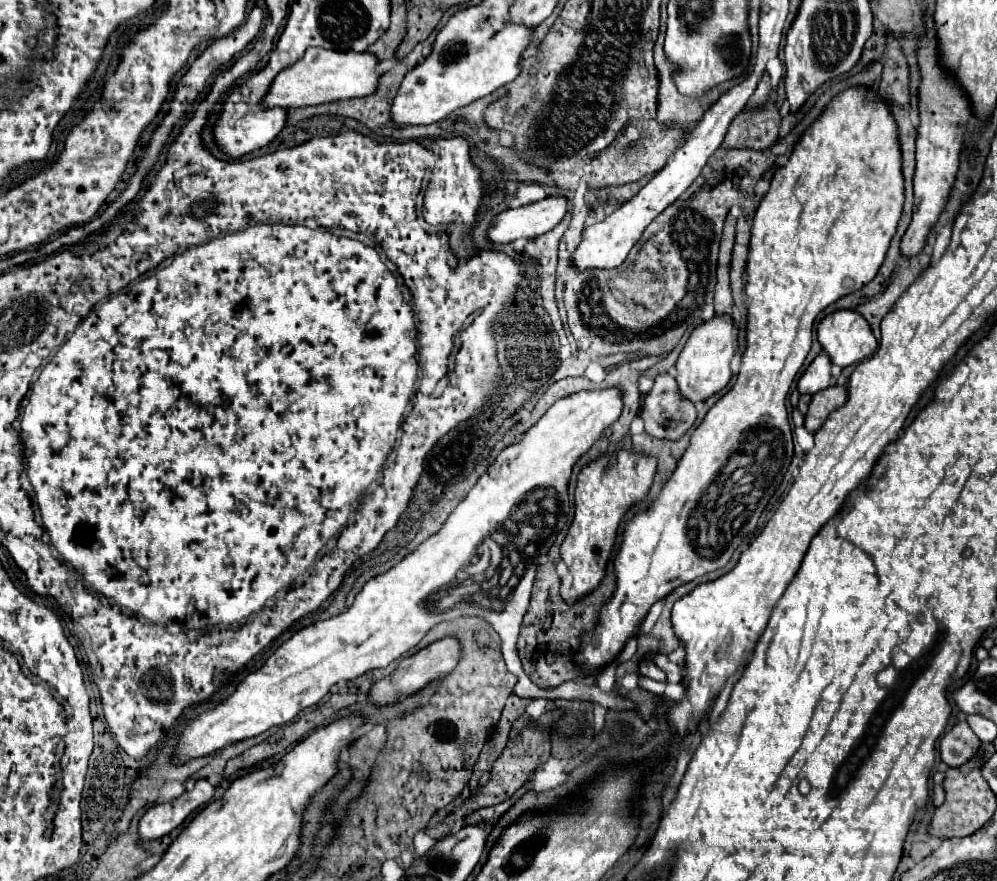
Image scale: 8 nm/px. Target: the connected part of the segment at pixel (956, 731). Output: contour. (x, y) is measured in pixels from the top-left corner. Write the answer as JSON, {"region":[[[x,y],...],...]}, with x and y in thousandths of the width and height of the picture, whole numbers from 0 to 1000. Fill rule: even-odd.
{"region":[[[961,820],[959,824],[955,824],[943,840],[943,860],[959,872],[963,867],[967,867],[969,863],[973,863],[979,854],[981,854],[983,840],[979,838],[979,833],[975,831],[975,826],[971,824],[971,820]]]}

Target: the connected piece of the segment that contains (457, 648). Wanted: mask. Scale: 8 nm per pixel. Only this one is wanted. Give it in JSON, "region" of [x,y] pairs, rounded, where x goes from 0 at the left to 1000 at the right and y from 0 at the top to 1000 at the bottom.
{"region":[[[457,722],[441,724],[441,726],[437,726],[437,729],[429,731],[429,733],[425,733],[423,738],[419,738],[419,740],[407,745],[405,749],[401,749],[401,754],[397,756],[397,760],[395,760],[391,767],[379,772],[379,774],[373,779],[373,783],[371,783],[371,795],[373,795],[375,799],[383,799],[383,801],[385,801],[385,799],[395,799],[399,792],[405,792],[405,790],[409,790],[409,788],[415,788],[417,783],[425,781],[429,774],[433,774],[433,772],[437,772],[437,770],[449,767],[449,765],[457,758],[457,754],[461,751],[461,747],[463,747],[463,729],[461,729]]]}

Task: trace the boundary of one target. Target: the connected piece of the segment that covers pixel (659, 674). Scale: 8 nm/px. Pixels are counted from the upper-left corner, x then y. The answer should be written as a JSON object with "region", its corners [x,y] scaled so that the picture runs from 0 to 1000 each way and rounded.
{"region":[[[644,749],[642,756],[640,756],[640,763],[644,767],[650,767],[654,772],[660,772],[660,774],[668,774],[668,765],[654,751],[654,749]]]}

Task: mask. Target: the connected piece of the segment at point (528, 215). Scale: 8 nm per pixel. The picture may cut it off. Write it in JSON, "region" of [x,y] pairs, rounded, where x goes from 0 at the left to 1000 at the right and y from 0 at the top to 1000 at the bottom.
{"region":[[[550,222],[536,232],[506,238],[495,247],[489,270],[499,277],[520,270],[538,270],[554,261],[568,245],[570,232],[572,227],[568,222]]]}

